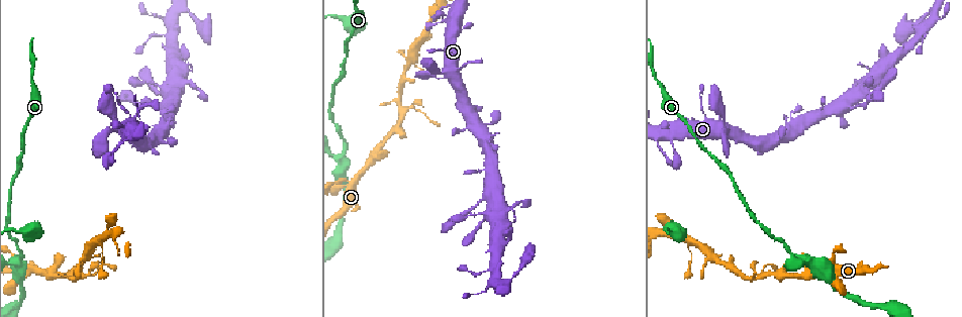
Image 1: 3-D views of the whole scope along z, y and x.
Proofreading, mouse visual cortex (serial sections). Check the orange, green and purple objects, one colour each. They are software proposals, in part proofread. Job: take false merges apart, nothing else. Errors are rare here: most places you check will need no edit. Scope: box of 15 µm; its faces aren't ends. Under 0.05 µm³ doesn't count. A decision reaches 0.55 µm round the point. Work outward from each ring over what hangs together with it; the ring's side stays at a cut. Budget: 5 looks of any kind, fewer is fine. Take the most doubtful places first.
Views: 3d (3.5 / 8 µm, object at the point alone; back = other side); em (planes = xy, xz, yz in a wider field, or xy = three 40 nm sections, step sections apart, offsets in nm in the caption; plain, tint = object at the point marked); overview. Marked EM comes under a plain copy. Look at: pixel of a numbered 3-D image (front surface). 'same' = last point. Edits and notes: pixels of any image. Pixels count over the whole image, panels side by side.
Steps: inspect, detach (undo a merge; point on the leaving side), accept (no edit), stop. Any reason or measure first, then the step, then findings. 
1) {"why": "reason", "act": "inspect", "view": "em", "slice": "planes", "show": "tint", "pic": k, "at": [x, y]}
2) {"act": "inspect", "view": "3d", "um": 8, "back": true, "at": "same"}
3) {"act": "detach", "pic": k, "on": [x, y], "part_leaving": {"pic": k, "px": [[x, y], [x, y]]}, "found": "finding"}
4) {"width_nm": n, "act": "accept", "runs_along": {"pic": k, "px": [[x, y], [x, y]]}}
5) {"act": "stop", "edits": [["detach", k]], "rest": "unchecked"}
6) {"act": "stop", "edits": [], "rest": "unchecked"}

{"why": "branch point", "act": "inspect", "view": "3d", "um": 3.5, "pic": 1, "at": [713, 259]}

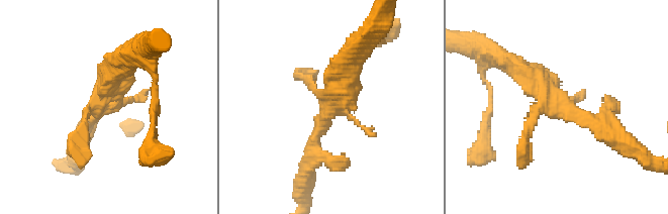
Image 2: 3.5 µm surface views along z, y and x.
{"why": "shape alone is not enough", "act": "inspect", "view": "em", "slice": "planes", "show": "tint", "pic": 2, "at": [560, 104]}

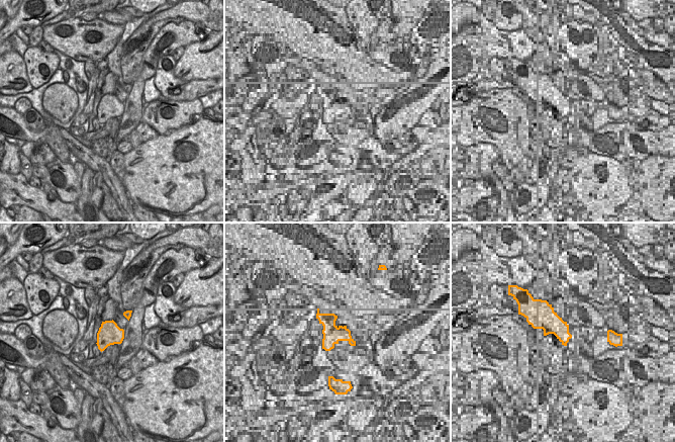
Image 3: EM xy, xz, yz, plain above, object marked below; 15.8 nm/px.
{"act": "inspect", "view": "em", "slice": "xy", "step": 5, "show": "tint", "at": "same"}

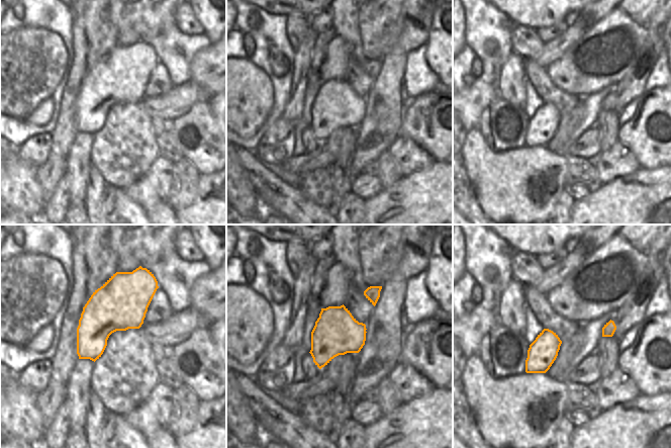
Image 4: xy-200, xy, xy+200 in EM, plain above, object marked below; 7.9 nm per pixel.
{"act": "accept", "runs_along": {"pic": 2, "px": [[613, 137], [512, 63]]}, "found": "continuous, no second cell"}

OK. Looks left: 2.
{"why": "sudden change in width", "act": "inspect", "view": "3d", "um": 3.5, "pic": 1, "at": [135, 114]}

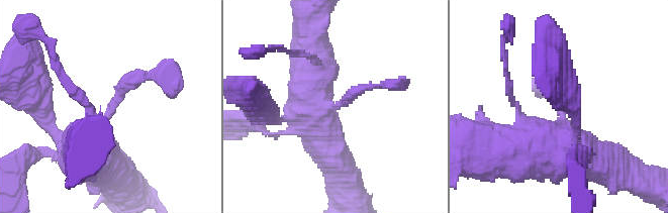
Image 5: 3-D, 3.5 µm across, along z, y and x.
{"act": "inspect", "view": "em", "slice": "xy", "step": 2, "show": "tint", "pic": 5, "at": [112, 106]}

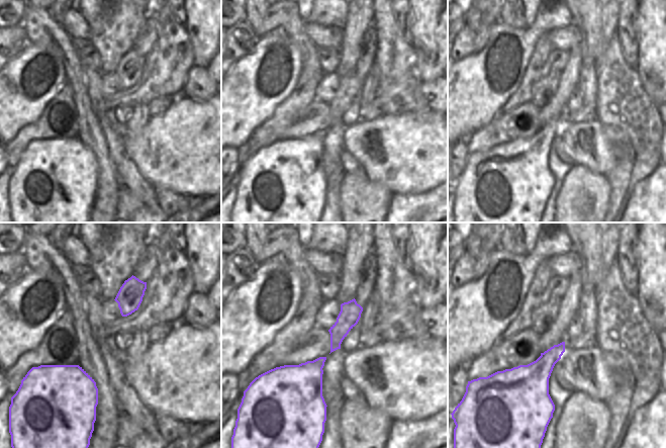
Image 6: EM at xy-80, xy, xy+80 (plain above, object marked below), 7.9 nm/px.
{"act": "accept", "runs_along": {"pic": 5, "px": [[84, 151], [130, 80], [162, 77]]}, "found": "continuous, no second cell"}

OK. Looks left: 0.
{"act": "stop", "edits": [], "rest": "unchecked"}

